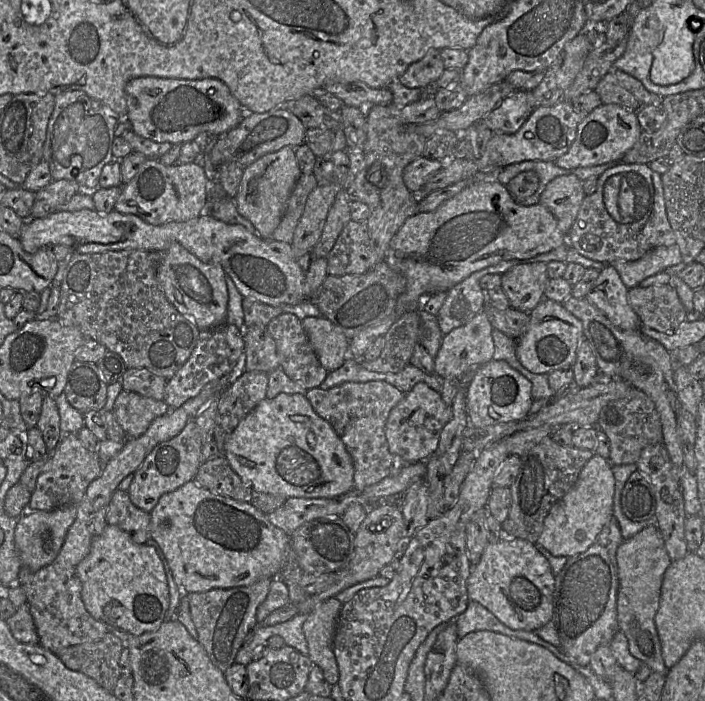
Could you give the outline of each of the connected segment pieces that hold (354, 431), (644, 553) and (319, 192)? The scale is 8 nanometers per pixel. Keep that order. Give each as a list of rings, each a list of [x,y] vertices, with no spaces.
[[[345,382],[322,389],[312,388],[305,394],[314,411],[335,430],[352,457],[354,465],[353,490],[363,490],[386,477],[397,475],[407,464],[390,452],[385,426],[390,411],[403,399],[404,393],[388,382]]]
[[[649,525],[633,537],[624,539],[617,549],[616,560],[619,580],[617,593],[619,630],[625,634],[629,652],[635,658],[647,664],[653,672],[666,676],[669,669],[662,656],[655,616],[660,606],[664,575],[672,560],[658,526]]]
[[[318,184],[309,194],[290,244],[297,259],[309,253],[319,241],[329,210],[340,188],[337,184]]]

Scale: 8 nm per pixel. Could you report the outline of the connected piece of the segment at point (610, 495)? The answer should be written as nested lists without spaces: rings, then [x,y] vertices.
[[[594,454],[581,470],[574,486],[549,511],[537,543],[554,556],[571,557],[585,552],[613,517],[614,490],[612,464]]]

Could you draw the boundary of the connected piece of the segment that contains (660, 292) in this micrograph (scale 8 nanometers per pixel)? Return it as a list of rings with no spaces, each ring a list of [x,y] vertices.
[[[669,284],[630,288],[628,301],[641,323],[658,332],[673,334],[687,318],[676,290]]]

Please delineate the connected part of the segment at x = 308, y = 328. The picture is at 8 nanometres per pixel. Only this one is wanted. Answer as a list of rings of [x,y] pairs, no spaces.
[[[306,317],[301,321],[321,365],[328,371],[339,368],[349,358],[349,340],[329,319]]]

